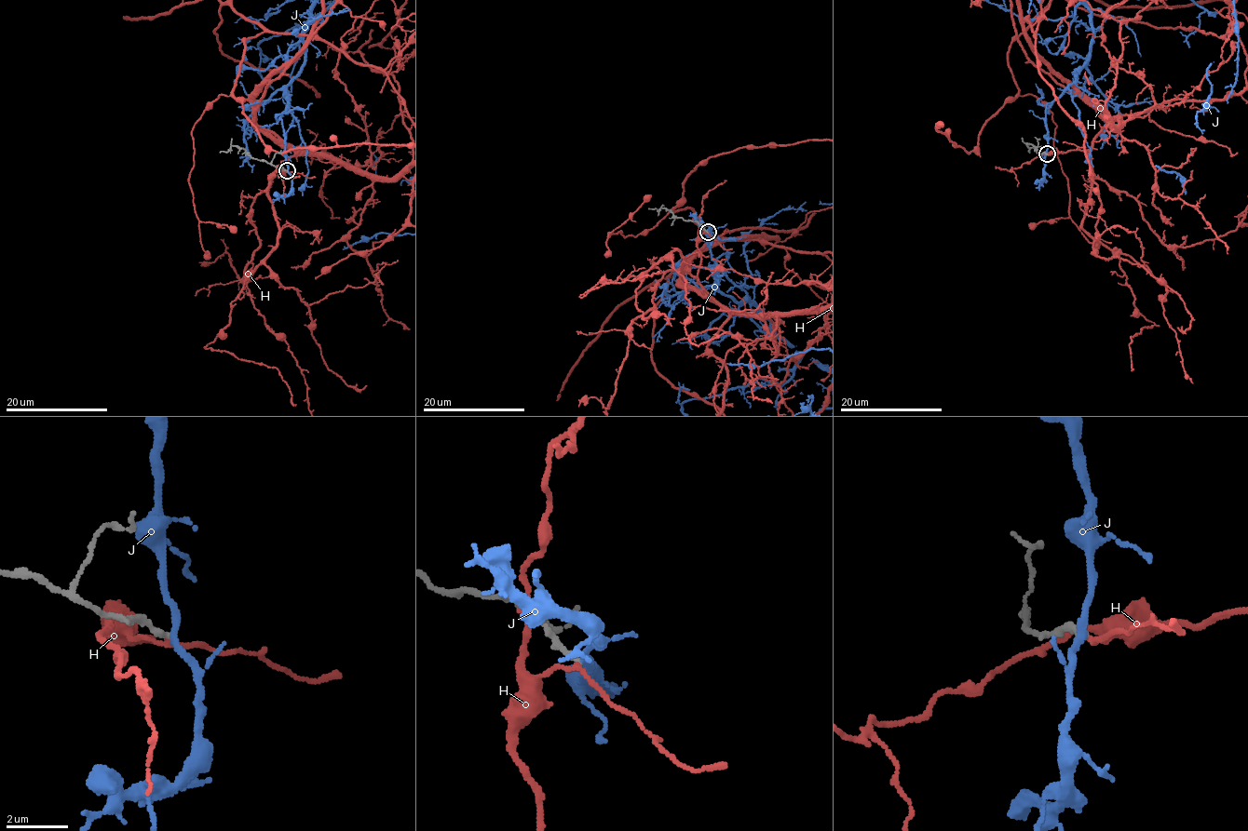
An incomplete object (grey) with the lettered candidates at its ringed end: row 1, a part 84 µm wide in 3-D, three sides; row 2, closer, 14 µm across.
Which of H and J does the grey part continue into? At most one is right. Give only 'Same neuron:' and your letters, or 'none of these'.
Same neuron: none of these

